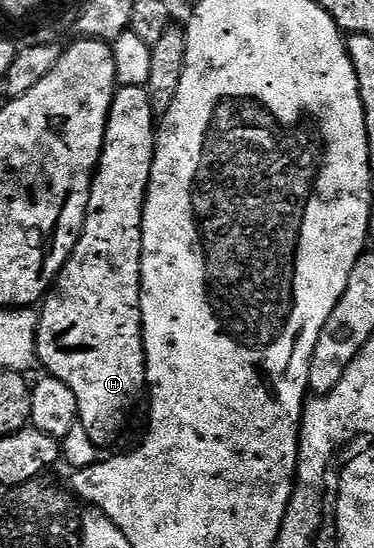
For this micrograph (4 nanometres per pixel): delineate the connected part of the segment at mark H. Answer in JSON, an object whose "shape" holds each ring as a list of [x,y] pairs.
{"shape":[[[118,87],[113,93],[113,101],[111,102],[111,110],[109,111],[109,121],[105,127],[105,145],[101,148],[101,157],[97,160],[97,171],[93,173],[93,185],[89,191],[89,201],[87,202],[87,210],[85,211],[85,225],[81,228],[81,235],[77,238],[77,244],[73,247],[73,252],[69,256],[69,262],[62,268],[51,291],[46,295],[43,303],[39,308],[39,319],[37,322],[37,357],[40,367],[45,367],[44,371],[50,376],[59,378],[59,382],[67,382],[67,386],[71,386],[72,392],[75,394],[75,402],[79,402],[79,427],[87,430],[87,434],[91,434],[91,442],[95,442],[98,450],[109,448],[117,440],[117,435],[125,428],[125,423],[129,420],[129,411],[133,408],[133,403],[136,402],[147,388],[145,378],[145,339],[141,336],[141,223],[143,222],[143,214],[145,213],[145,198],[149,194],[149,175],[151,174],[151,166],[153,165],[153,152],[157,148],[157,128],[155,127],[155,113],[151,106],[151,98],[149,97],[148,87]]]}

